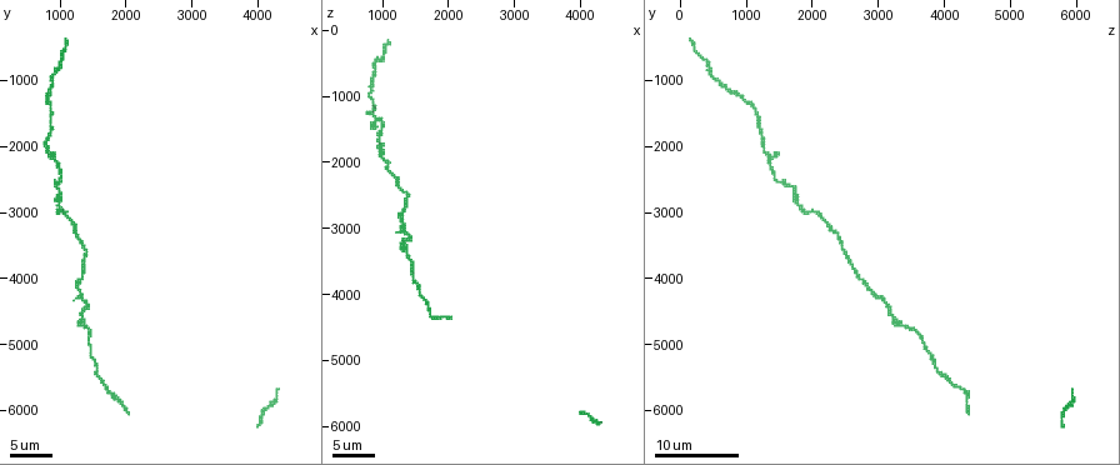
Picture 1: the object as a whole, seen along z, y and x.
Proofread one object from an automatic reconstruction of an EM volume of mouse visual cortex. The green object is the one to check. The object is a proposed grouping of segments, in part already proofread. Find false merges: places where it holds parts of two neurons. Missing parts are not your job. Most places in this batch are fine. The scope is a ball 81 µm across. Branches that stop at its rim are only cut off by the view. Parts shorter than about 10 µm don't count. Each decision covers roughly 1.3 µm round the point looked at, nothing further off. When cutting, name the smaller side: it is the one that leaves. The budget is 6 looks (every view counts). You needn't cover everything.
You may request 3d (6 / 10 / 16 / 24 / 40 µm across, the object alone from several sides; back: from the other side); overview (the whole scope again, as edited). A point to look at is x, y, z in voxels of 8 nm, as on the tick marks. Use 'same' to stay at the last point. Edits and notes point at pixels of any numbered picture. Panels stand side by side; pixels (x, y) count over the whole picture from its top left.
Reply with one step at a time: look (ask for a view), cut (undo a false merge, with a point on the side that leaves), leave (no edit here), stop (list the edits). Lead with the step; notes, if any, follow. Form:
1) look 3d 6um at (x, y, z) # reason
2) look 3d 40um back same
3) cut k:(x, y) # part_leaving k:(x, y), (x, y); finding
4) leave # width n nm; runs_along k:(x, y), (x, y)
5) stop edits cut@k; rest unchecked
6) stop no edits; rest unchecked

look 3d 24um at (1000, 2550, 1500) # sudden change in width

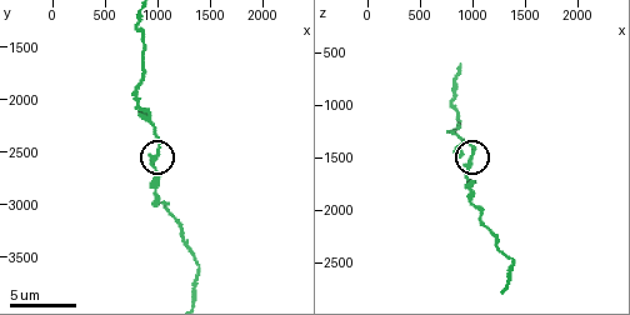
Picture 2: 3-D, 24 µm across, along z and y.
look 3d 10um at (1020, 2500, 1460)

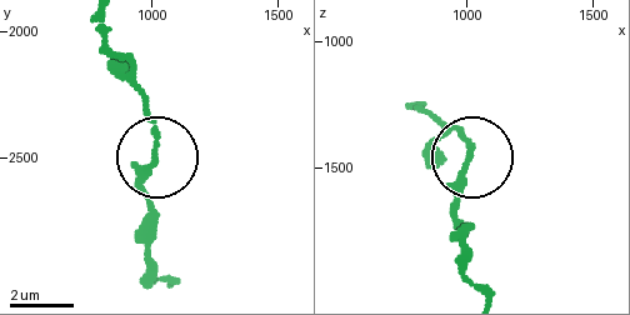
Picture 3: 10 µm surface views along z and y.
leave # runs_along 3:(480, 286), (464, 263), (456, 206), (473, 153), (459, 128); continuous, no second neuron

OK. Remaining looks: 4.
look 3d 24um at (1350, 4400, 3100) # arms part here

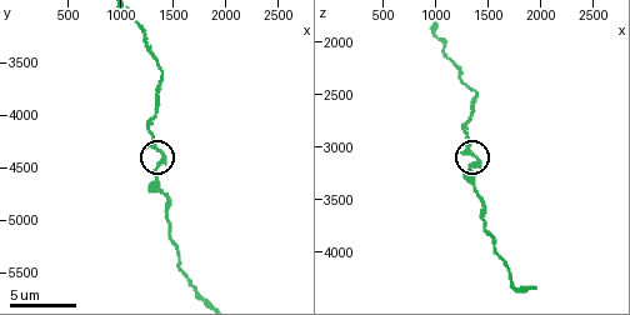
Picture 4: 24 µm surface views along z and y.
look 3d 6um at (1360, 4360, 3100)

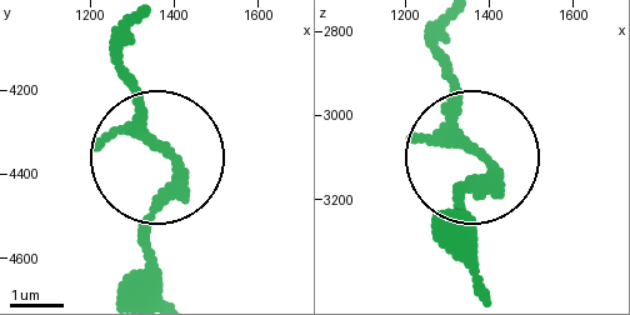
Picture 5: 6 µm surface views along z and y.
leave # continuous, no second neuron

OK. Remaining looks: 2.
look 3d 10um at (1000, 2980, 1880) # thick turns thin

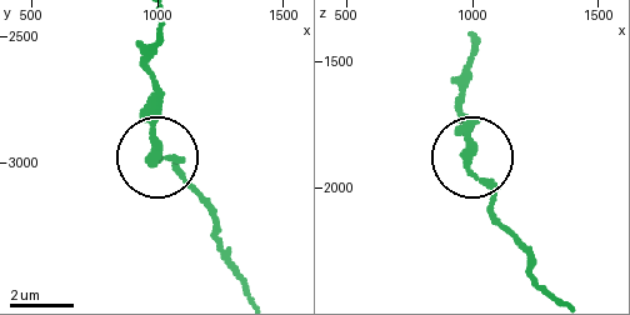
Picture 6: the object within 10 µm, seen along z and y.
look 3d 10um back at (990, 2980, 1890)

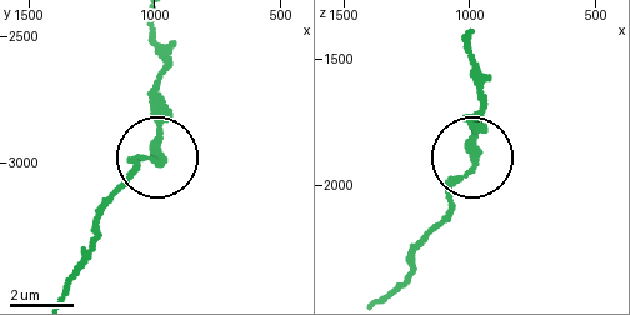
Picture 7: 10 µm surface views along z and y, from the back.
leave # runs_along 7:(391, 291), (473, 156), (473, 116); one neuron here

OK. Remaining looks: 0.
stop no edits; rest unchecked

